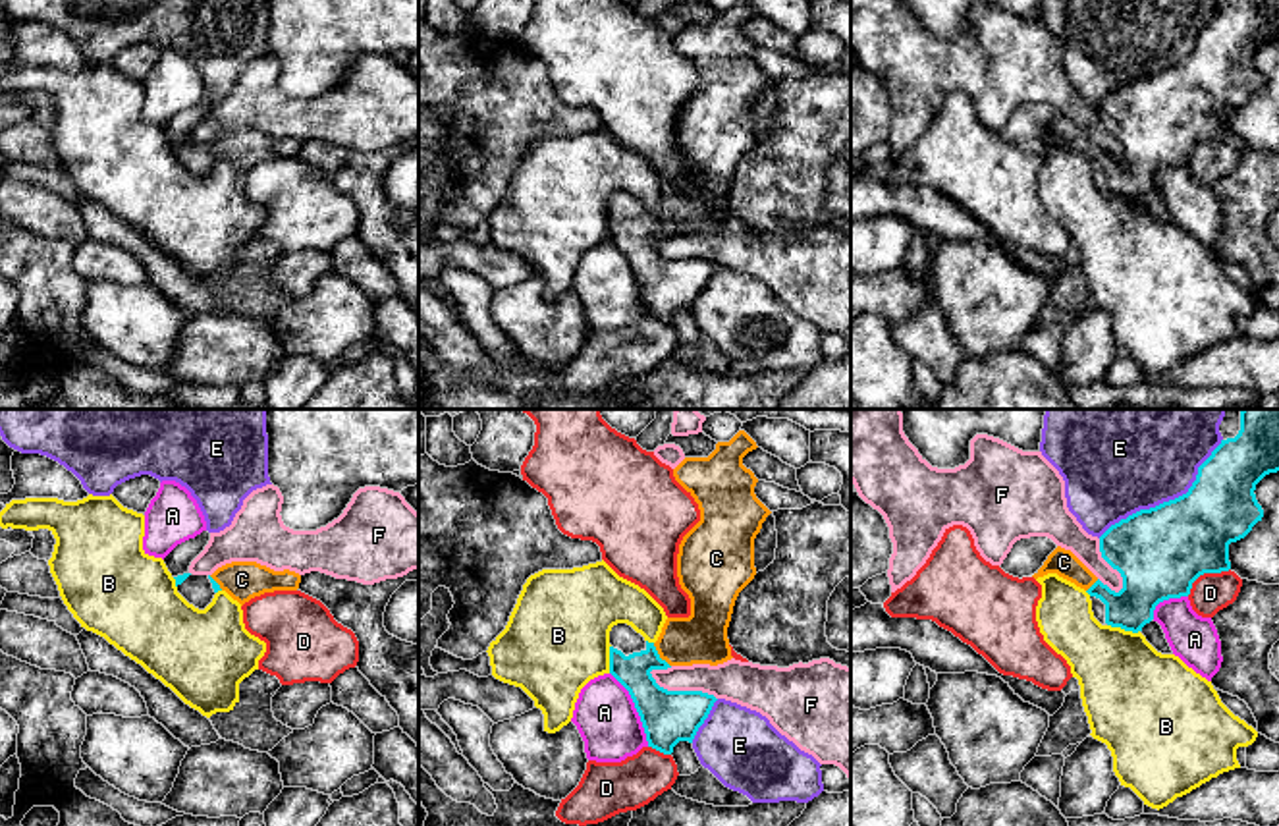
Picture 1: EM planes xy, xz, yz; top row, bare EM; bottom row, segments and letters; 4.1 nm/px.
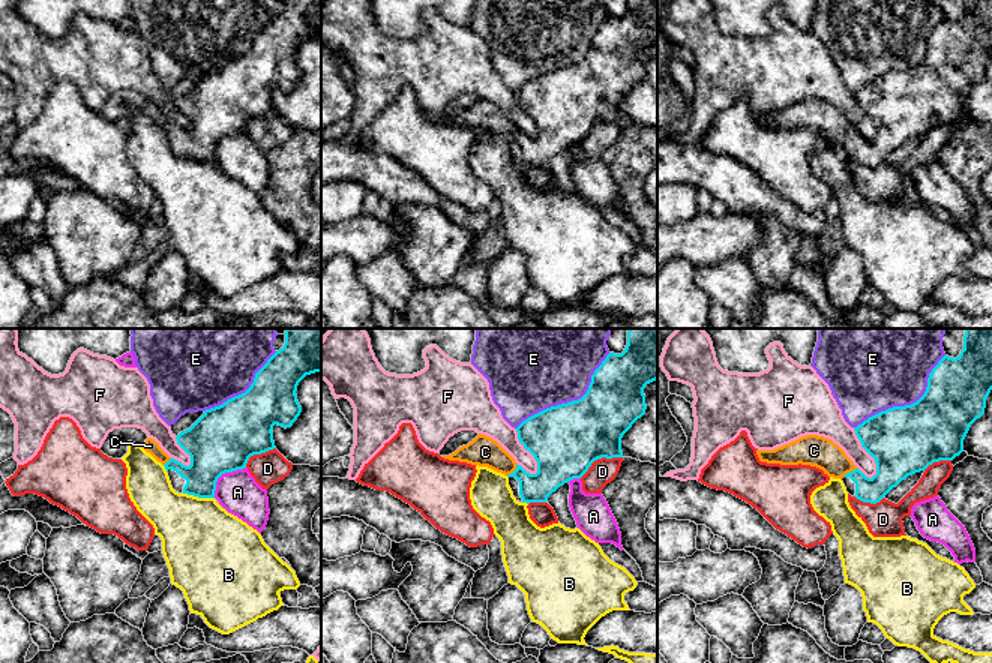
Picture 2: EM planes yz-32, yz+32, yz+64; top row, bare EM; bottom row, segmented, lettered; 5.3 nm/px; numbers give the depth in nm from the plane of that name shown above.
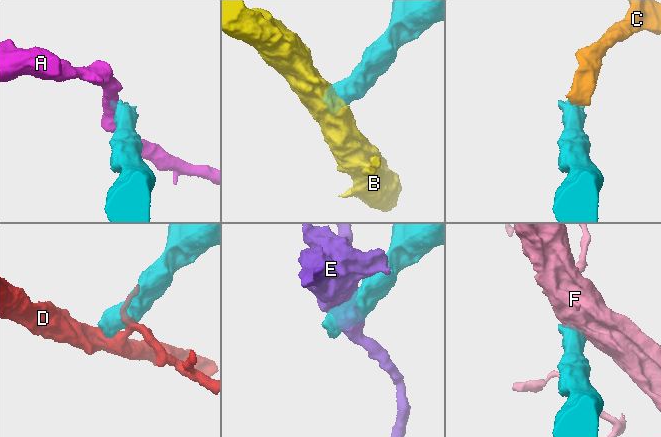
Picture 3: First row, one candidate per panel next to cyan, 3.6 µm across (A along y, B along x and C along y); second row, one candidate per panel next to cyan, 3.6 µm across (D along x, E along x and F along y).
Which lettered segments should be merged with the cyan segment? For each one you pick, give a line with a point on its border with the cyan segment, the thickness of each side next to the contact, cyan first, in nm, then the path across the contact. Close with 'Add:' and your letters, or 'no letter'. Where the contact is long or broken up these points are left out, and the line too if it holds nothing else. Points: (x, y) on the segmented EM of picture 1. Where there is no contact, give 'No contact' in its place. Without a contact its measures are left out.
C: Touches cyan at xz (658, 655). Thickness 200 nm (cyan) against 200 nm. Path across: xz (664, 715), (645, 691), (658, 655), (683, 641), (701, 637)
Add: C

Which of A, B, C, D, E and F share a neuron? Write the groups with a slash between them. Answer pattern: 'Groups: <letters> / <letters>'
Groups: A / B / C / D / E / F

